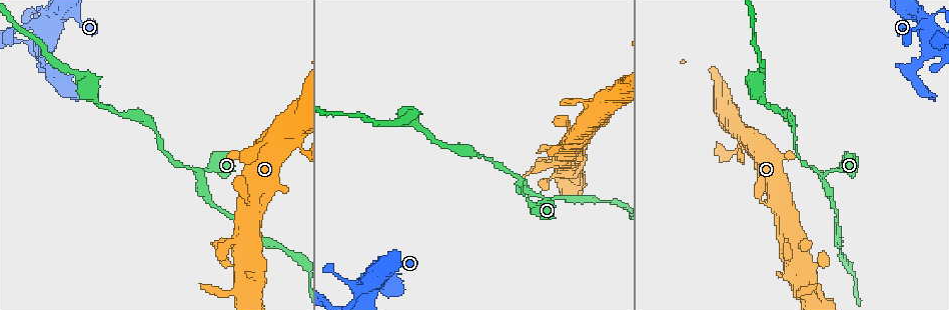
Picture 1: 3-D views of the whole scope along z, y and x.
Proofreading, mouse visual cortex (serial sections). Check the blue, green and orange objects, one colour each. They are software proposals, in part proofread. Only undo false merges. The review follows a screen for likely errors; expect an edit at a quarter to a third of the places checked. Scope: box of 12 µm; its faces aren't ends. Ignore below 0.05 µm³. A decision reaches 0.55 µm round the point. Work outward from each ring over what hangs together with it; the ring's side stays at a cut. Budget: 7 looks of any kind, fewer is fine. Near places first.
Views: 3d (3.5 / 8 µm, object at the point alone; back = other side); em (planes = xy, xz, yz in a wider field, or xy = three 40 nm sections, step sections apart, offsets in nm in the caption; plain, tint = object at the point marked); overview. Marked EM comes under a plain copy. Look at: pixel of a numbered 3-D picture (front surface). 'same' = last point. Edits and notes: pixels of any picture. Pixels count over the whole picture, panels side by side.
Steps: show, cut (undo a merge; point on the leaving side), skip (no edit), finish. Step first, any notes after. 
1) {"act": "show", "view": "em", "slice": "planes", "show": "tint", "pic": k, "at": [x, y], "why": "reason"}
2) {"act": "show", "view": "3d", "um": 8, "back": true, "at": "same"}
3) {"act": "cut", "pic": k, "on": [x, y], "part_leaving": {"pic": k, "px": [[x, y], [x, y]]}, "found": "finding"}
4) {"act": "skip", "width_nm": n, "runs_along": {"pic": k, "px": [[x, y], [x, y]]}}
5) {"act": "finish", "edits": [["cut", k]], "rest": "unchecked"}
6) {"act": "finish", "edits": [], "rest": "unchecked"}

{"act": "show", "view": "3d", "um": 3.5, "pic": 1, "at": [523, 183], "why": "thin neck"}

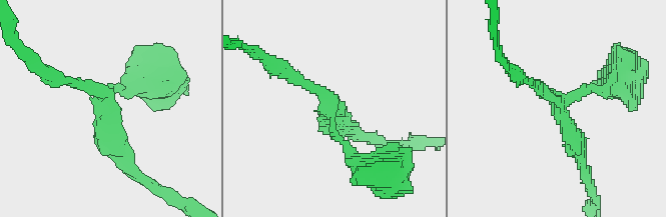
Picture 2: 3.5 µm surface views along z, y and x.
{"act": "show", "view": "em", "slice": "xy", "step": 1, "show": "tint", "pic": 2, "at": [109, 102], "arms": 3, "arm_widths_nm": [200, 200, 300], "why": "need the tissue"}

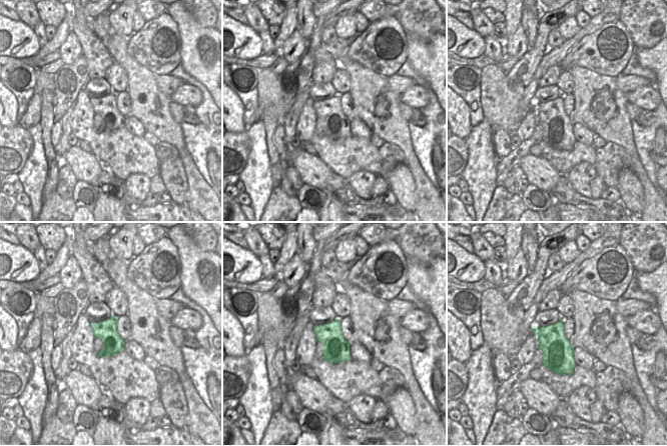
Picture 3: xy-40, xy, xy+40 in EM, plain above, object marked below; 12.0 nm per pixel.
{"act": "show", "view": "em", "slice": "xy", "step": 5, "show": "tint", "at": "same"}

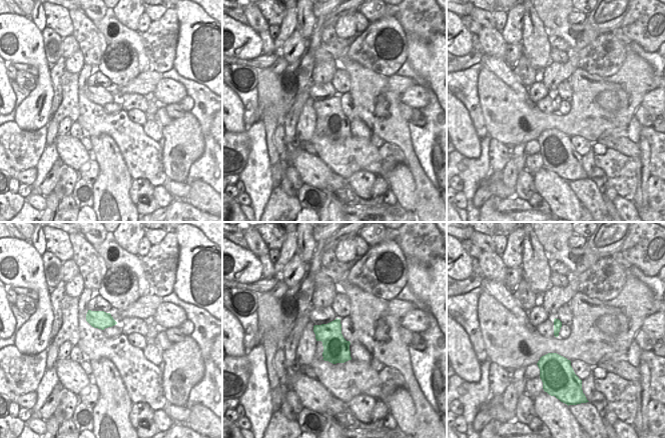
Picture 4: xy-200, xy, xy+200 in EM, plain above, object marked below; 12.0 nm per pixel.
{"act": "skip", "found": "continuous, no second cell"}

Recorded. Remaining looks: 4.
{"act": "show", "view": "3d", "um": 3.5, "back": true, "pic": 1, "at": [39, 62], "why": "calibre changes"}

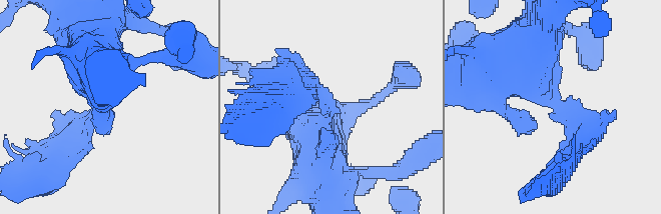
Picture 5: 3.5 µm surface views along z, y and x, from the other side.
{"act": "show", "view": "em", "slice": "xy", "step": 2, "show": "tint", "pic": 5, "at": [560, 106], "arm_widths_nm": [200, 600], "why": "now the EM"}

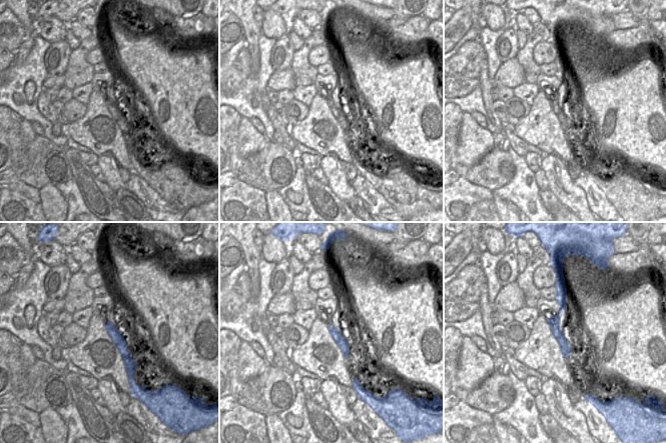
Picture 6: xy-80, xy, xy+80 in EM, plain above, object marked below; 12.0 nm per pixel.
{"act": "cut", "pic": 5, "on": [577, 128], "part_leaving": {"pic": 5, "px": [[561, 110], [584, 138], [556, 175]]}, "found": "a second cell is stuck on"}

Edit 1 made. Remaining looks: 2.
{"act": "finish", "edits": [["cut", 5]], "rest": "unchecked"}

